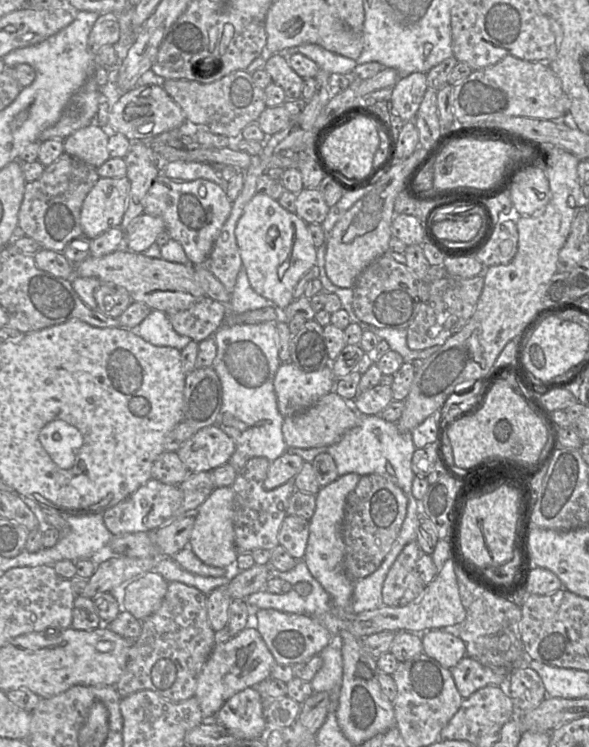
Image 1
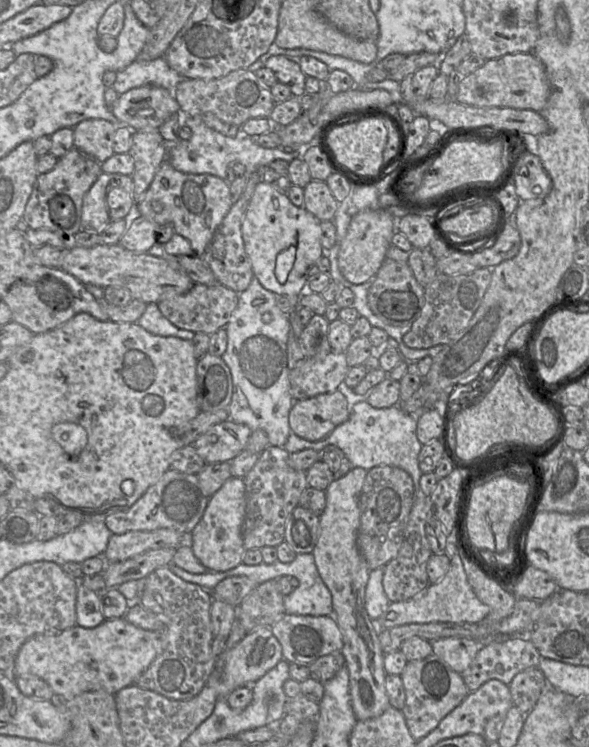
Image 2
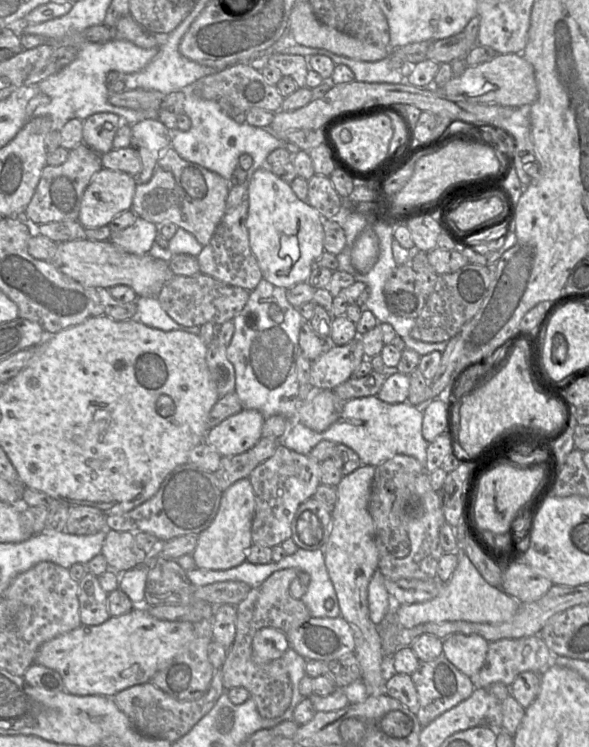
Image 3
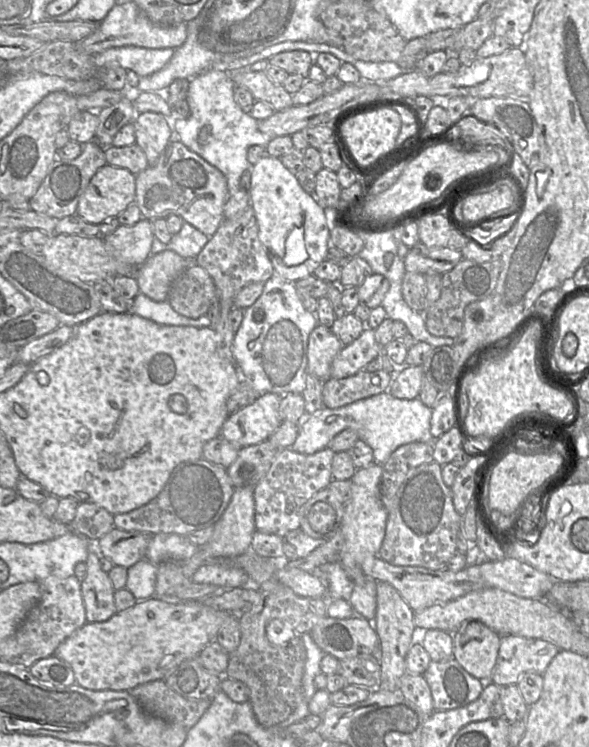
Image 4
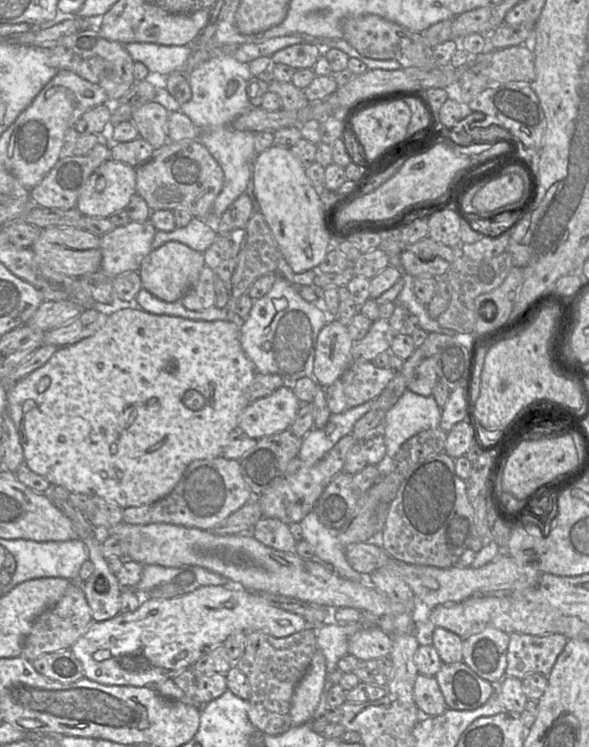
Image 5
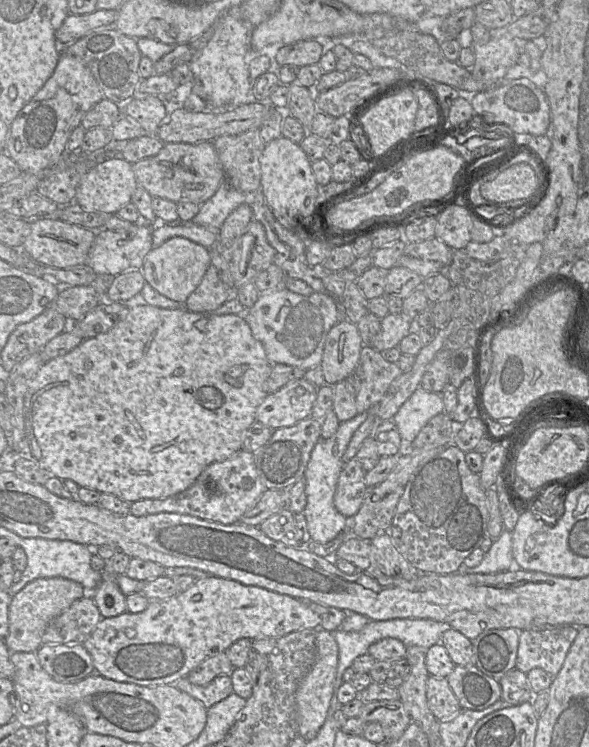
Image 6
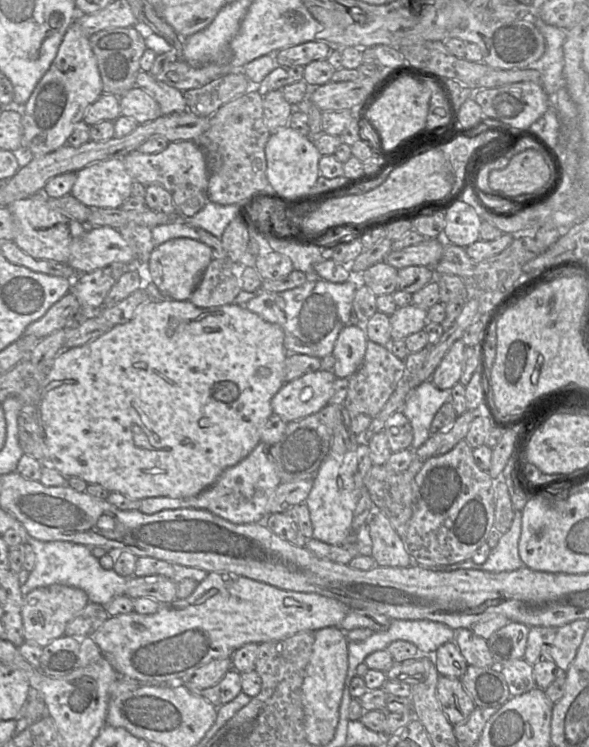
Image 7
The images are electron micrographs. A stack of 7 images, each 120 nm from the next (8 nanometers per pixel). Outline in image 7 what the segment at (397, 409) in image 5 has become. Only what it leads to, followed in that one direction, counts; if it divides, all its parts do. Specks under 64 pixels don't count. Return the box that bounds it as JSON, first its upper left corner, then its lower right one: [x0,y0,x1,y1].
[401,379,451,450]

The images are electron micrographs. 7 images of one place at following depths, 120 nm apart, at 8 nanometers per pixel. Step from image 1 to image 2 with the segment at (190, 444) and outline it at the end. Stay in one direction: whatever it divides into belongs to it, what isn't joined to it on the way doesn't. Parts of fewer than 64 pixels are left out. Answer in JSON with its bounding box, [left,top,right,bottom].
[192,420,252,464]

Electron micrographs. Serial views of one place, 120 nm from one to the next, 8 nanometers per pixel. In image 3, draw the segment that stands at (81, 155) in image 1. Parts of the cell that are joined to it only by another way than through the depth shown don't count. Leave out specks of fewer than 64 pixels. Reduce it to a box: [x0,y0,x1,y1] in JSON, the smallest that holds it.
[83,113,127,154]

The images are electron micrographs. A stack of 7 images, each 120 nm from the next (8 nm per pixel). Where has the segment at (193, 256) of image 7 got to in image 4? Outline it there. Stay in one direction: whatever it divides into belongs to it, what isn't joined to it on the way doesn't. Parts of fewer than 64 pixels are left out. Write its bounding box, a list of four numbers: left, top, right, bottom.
[135,250,196,301]

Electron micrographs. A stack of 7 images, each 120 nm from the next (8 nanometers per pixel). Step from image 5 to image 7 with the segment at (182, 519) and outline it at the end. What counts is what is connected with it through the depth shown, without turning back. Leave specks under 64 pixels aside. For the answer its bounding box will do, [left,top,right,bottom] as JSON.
[139,442,280,524]

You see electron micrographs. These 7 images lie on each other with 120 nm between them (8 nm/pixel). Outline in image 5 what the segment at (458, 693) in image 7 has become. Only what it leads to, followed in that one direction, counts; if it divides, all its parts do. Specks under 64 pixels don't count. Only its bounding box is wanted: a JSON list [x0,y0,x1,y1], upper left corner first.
[413,674,447,716]

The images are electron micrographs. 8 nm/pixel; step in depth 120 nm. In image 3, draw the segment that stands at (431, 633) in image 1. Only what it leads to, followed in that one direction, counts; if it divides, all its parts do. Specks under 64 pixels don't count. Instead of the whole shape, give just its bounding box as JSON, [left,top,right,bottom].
[442,634,489,677]

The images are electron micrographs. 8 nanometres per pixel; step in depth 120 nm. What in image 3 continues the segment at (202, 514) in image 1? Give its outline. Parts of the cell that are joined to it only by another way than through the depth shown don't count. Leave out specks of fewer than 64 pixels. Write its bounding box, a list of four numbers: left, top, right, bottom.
[192,478,255,570]

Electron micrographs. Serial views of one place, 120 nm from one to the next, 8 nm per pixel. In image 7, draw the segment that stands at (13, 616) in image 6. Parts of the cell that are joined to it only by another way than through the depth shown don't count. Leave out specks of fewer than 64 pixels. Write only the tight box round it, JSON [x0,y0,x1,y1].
[21,584,89,647]

